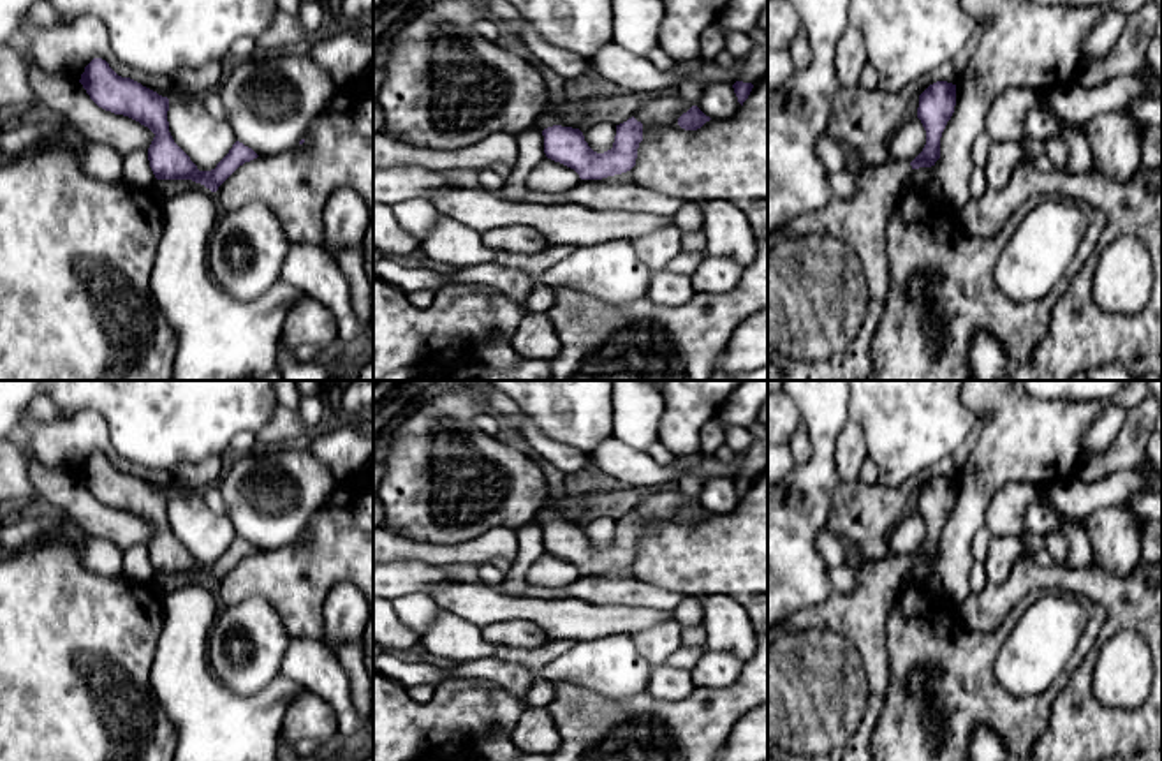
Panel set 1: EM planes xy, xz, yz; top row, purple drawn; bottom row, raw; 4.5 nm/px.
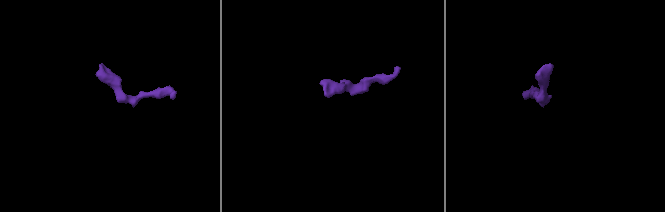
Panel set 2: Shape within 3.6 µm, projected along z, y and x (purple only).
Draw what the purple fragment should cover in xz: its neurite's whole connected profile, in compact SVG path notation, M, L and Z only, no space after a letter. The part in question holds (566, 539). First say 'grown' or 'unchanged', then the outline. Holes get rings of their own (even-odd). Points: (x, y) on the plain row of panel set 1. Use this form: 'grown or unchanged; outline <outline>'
grown; outline M551 490L539 511L539 520L544 523L544 548L548 553L574 564L581 574L602 574L621 569L636 560L637 543L643 536L643 518L634 511L616 520L613 543L597 548L593 546L579 523L556 520L553 506L560 497Z

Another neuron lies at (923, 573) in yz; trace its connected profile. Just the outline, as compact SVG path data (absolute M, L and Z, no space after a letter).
M938 555L931 562L912 564L910 576L914 578L914 581L930 585L931 580L937 576L937 562Z

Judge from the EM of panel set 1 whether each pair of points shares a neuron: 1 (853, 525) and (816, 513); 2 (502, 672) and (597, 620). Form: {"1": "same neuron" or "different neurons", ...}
{"1": "different neurons", "2": "different neurons"}

